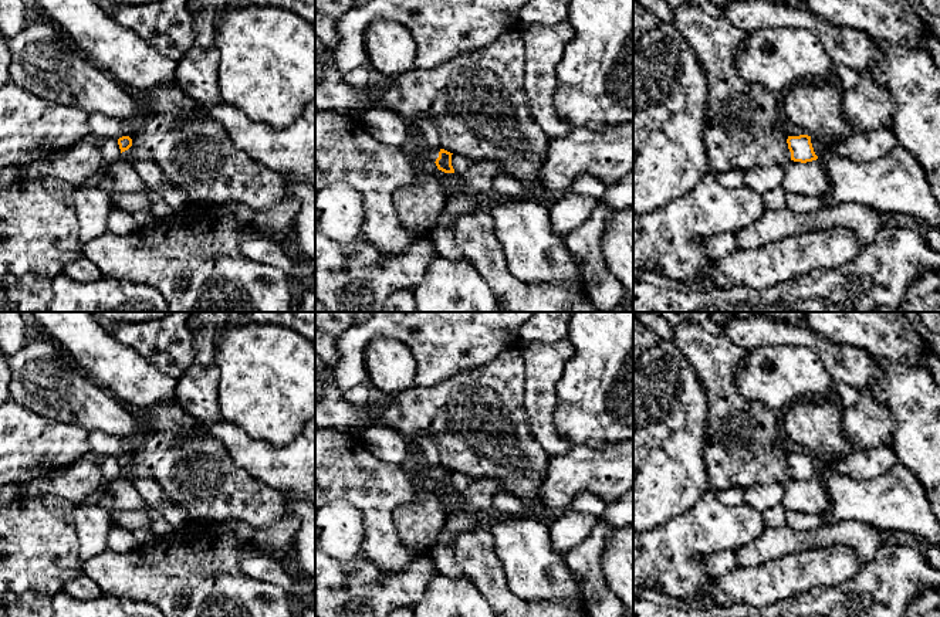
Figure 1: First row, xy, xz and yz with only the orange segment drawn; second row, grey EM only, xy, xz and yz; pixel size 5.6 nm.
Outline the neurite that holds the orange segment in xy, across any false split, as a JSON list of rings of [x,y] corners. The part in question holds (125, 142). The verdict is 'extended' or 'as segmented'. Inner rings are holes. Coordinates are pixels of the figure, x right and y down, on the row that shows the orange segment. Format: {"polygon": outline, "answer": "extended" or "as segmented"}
{"polygon": [[[91,112],[88,113],[88,125],[92,139],[114,138],[118,140],[121,153],[132,146],[132,139],[129,138],[132,130],[131,121],[122,122],[101,112]]], "answer": "extended"}

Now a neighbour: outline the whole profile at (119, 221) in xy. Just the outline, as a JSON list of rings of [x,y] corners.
[[[119,207],[111,209],[106,220],[106,231],[111,231],[118,235],[126,235],[135,228],[135,218],[131,213]]]

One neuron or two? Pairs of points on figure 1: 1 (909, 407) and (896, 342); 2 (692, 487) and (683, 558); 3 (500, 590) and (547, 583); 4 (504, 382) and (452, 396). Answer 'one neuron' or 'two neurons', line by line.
1: two neurons
2: two neurons
3: two neurons
4: one neuron

